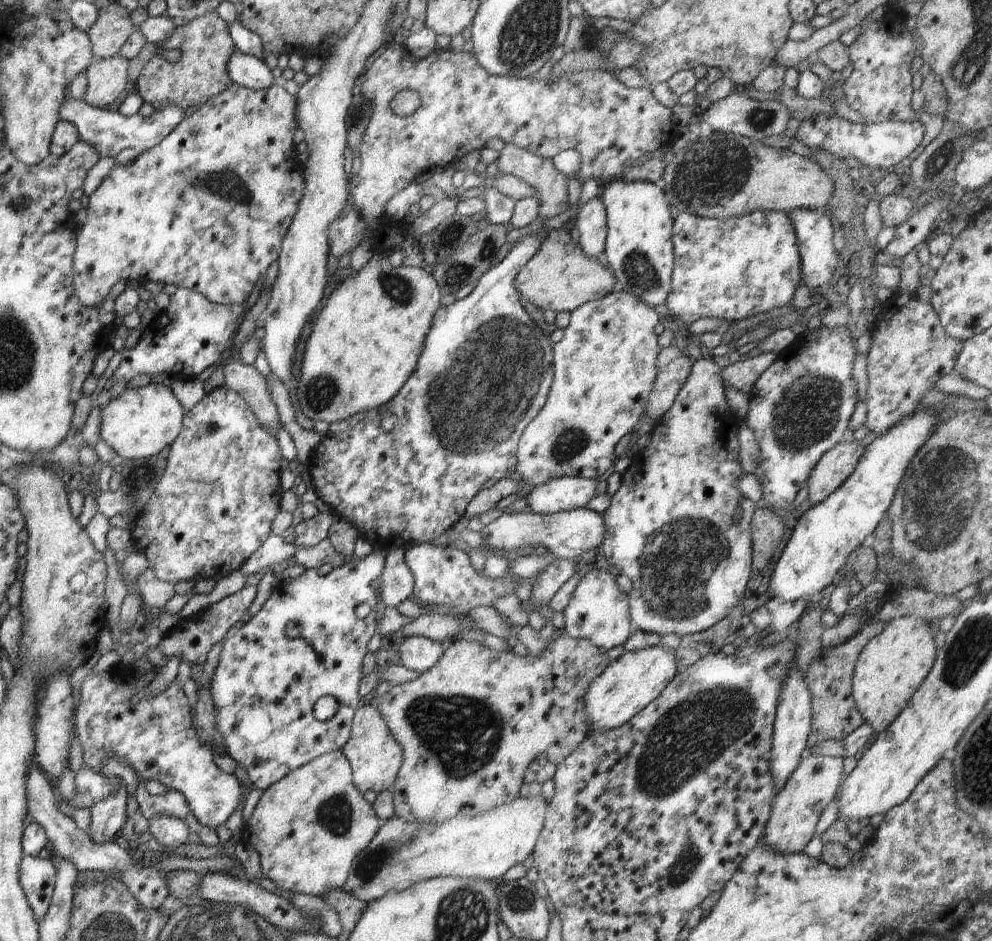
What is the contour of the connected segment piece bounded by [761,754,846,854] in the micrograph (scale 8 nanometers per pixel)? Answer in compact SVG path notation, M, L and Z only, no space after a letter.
M811 754L803 756L800 766L792 772L784 788L773 799L773 808L761 838L764 846L782 854L804 853L804 848L815 835L822 812L839 794L845 776L843 759L840 757Z

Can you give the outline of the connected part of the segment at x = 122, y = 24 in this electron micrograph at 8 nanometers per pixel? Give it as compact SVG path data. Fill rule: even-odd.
M113 1L108 6L100 8L96 23L87 33L93 54L99 59L119 55L122 46L136 29L132 24L131 14L119 3Z

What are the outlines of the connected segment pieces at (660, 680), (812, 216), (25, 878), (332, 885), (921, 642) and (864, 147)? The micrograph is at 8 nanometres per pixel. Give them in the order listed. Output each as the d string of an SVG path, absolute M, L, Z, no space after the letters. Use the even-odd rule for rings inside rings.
M662 644L638 651L626 651L610 663L586 690L584 712L590 722L590 732L614 730L630 722L660 696L679 672L674 651Z
M796 209L796 212L790 211L788 216L794 226L798 256L802 264L800 285L806 285L811 291L814 288L824 290L826 286L829 286L839 259L833 246L834 222L821 210Z
M24 855L19 868L19 882L25 898L40 922L48 912L56 881L56 869L47 859Z
M333 751L288 772L287 776L272 784L263 792L244 826L239 841L250 844L258 852L264 881L270 887L316 898L346 886L352 862L377 836L382 823L372 804L366 802L363 793L354 786L350 762L341 751Z
M907 615L889 621L862 650L855 663L852 695L874 733L882 733L892 725L932 670L937 656L934 639L928 621Z
M837 115L817 116L802 120L802 126L798 126L795 139L802 142L811 150L826 150L840 159L852 156L860 161L863 166L884 169L896 167L906 157L912 157L921 150L924 141L925 129L921 123L915 122L884 122L873 124L853 124Z

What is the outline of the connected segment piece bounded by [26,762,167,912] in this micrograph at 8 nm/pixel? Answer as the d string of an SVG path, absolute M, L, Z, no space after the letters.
M33 762L28 766L28 778L26 778L26 797L28 798L28 816L32 821L40 824L44 828L48 841L54 847L54 851L64 860L70 860L78 871L102 871L112 872L115 878L120 880L128 892L151 912L158 911L158 908L164 903L166 898L165 870L160 871L150 866L142 866L132 860L132 850L120 848L115 841L109 841L105 844L96 844L87 834L77 828L75 822L66 814L62 813L57 807L58 794L54 783L48 783L48 780L42 776L42 772Z

